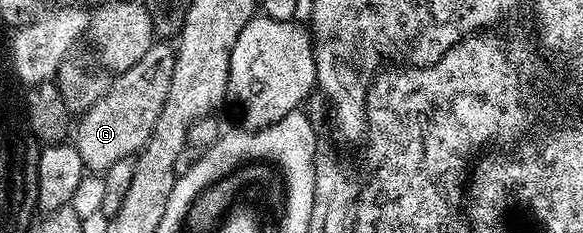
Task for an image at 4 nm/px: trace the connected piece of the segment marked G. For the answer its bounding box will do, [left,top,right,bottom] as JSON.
[73,40,176,172]

